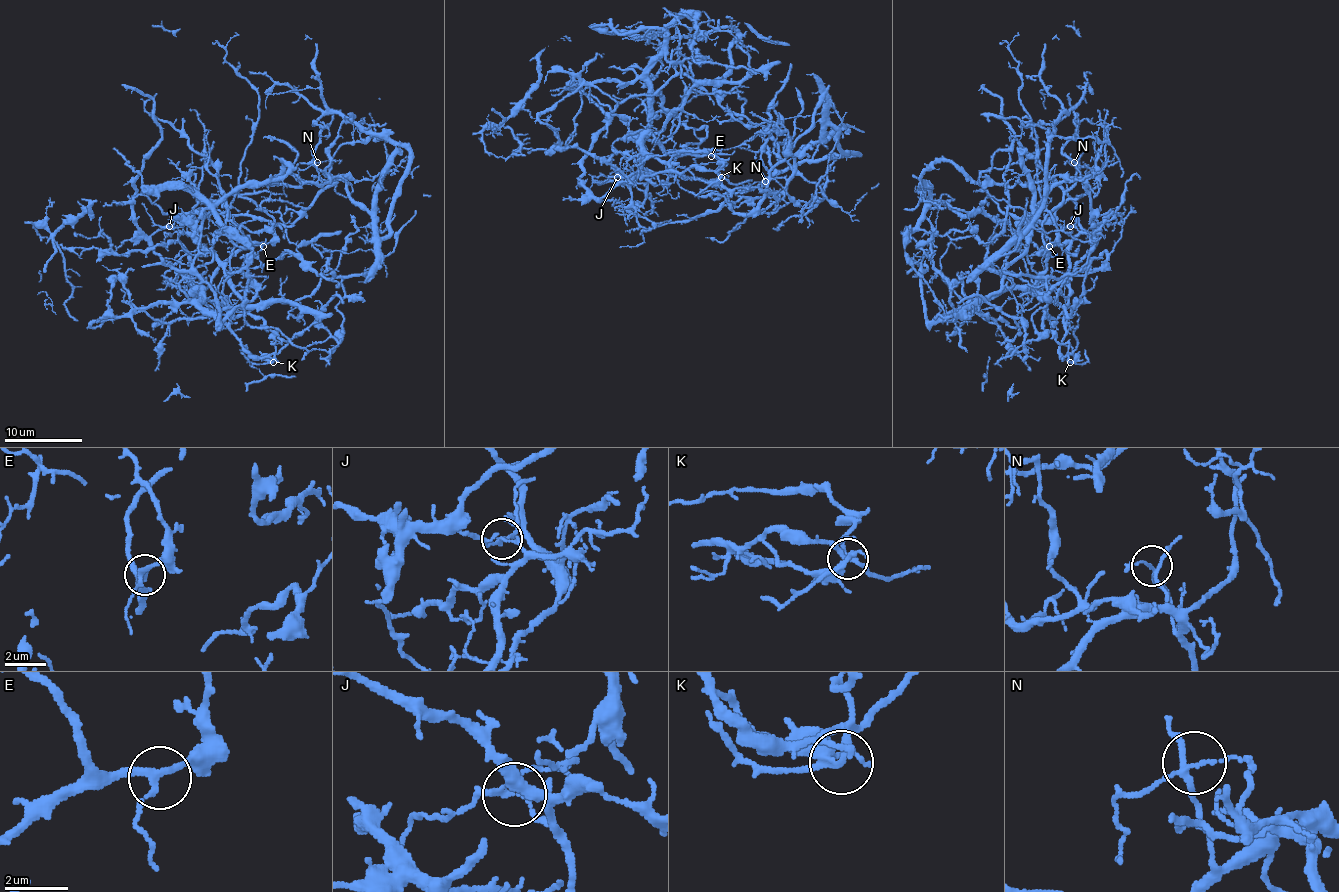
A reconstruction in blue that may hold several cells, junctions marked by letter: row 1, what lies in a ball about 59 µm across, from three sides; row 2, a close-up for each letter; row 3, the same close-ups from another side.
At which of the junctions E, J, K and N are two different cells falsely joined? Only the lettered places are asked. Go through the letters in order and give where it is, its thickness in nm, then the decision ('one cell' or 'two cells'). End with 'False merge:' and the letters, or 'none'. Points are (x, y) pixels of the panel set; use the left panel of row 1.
E: place (263, 246); calibre 200 nm; one cell
J: place (169, 226); calibre 150 nm; two cells
K: place (273, 362); calibre 200 nm; two cells
N: place (317, 162); calibre 130 nm; one cell
False merge: J, K

